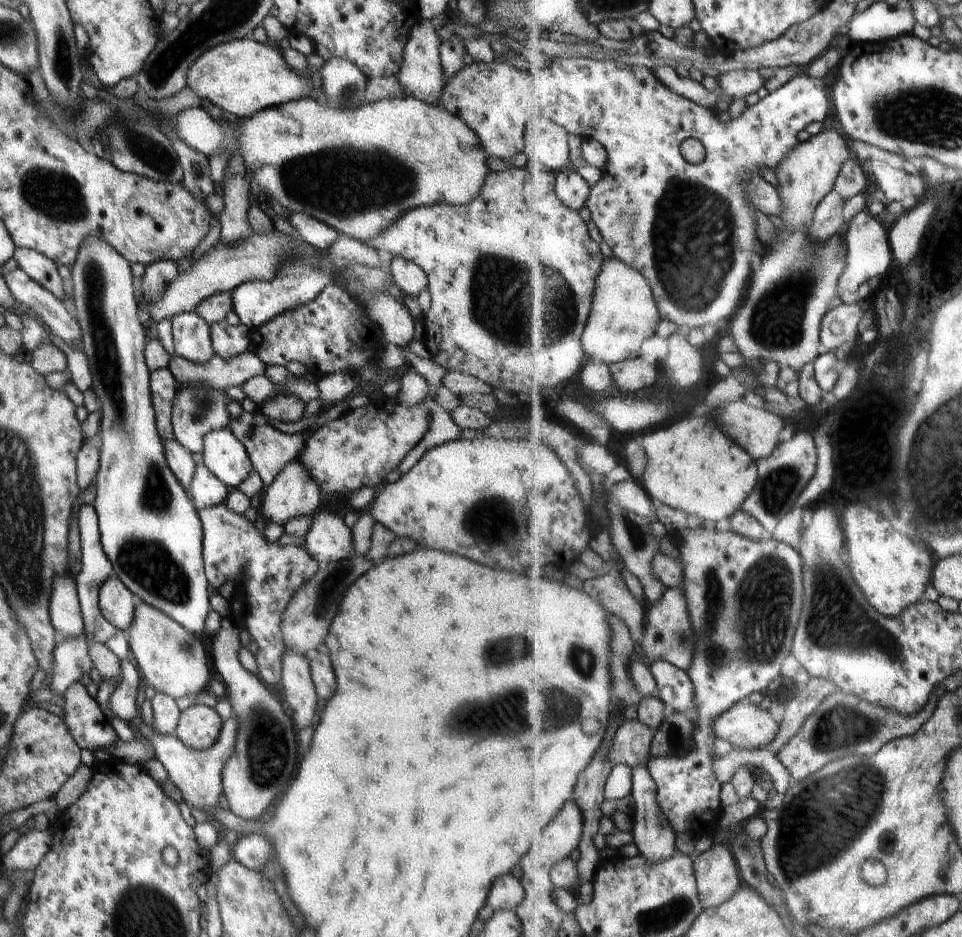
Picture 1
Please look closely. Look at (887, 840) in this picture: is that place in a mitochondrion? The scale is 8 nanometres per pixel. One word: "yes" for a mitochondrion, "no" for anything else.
yes

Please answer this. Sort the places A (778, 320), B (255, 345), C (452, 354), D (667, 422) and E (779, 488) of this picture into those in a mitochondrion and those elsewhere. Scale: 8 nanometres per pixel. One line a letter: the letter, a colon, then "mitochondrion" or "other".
A: mitochondrion
B: other
C: other
D: other
E: mitochondrion

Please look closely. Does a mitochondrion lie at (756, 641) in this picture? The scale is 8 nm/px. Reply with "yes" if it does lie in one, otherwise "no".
yes

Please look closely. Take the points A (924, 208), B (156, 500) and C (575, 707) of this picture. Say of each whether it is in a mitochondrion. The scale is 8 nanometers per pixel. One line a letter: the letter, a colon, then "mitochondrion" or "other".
A: other
B: mitochondrion
C: mitochondrion

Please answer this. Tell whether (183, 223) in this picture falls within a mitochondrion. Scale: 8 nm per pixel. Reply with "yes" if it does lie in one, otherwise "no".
no

